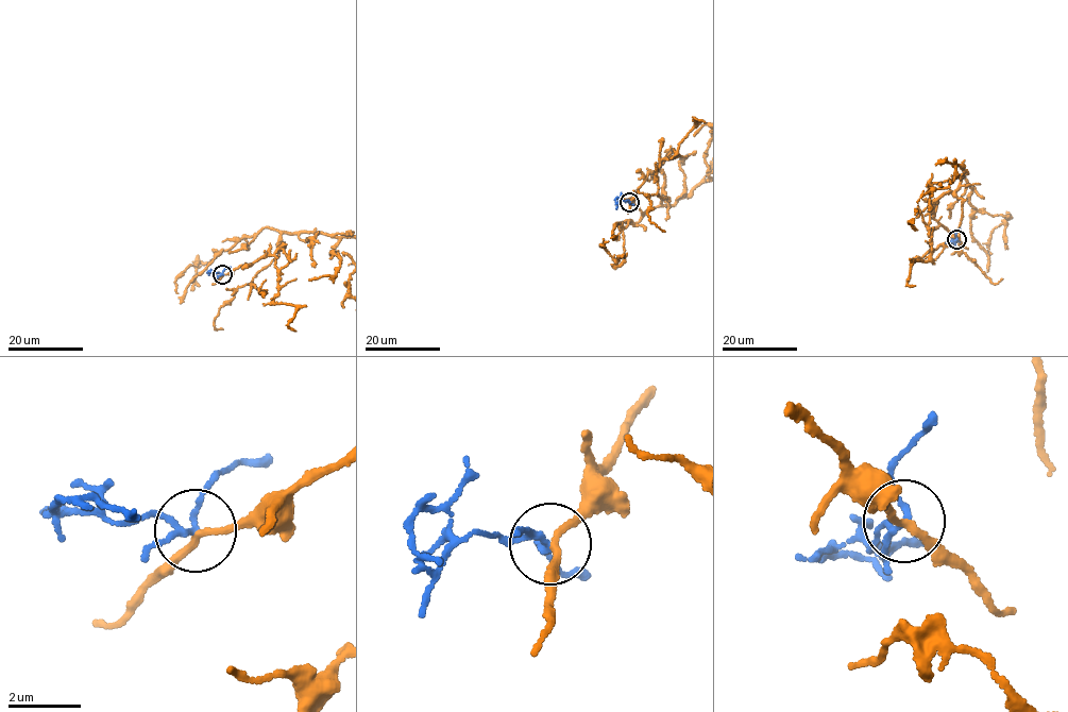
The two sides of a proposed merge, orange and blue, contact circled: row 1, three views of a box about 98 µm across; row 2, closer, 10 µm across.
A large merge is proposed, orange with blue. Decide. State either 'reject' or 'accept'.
reject

